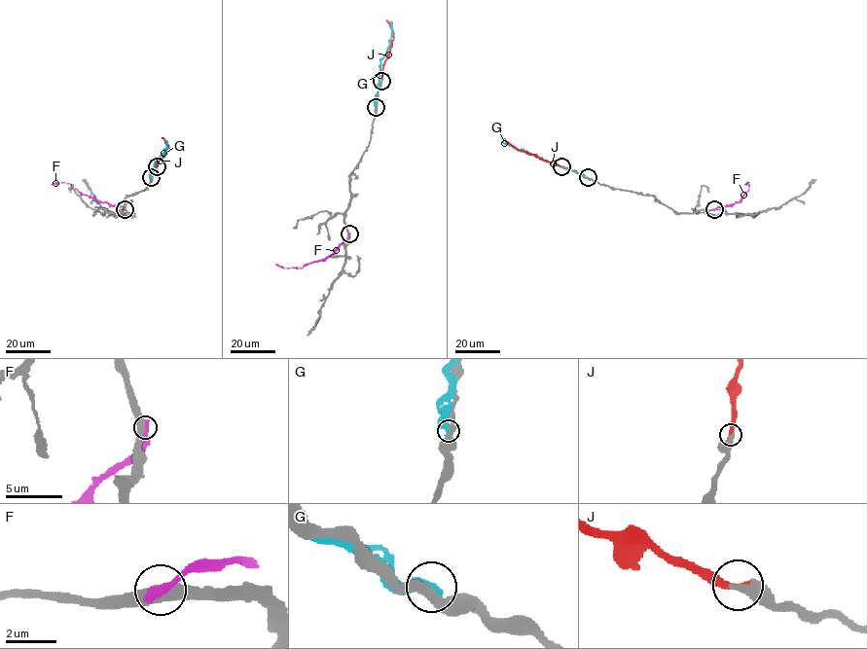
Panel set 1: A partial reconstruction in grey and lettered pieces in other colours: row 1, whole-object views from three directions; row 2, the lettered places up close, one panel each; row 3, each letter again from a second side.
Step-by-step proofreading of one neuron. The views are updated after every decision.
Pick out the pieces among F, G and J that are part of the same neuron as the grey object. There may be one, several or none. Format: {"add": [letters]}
{"add": ["J"]}

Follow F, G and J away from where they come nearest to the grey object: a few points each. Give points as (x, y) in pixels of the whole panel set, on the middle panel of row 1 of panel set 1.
F: (349, 234), (331, 254), (302, 268), (283, 268), (275, 264)
G: (376, 107), (380, 61), (391, 38), (391, 21)
J: (381, 81), (393, 38), (393, 31), (385, 20)

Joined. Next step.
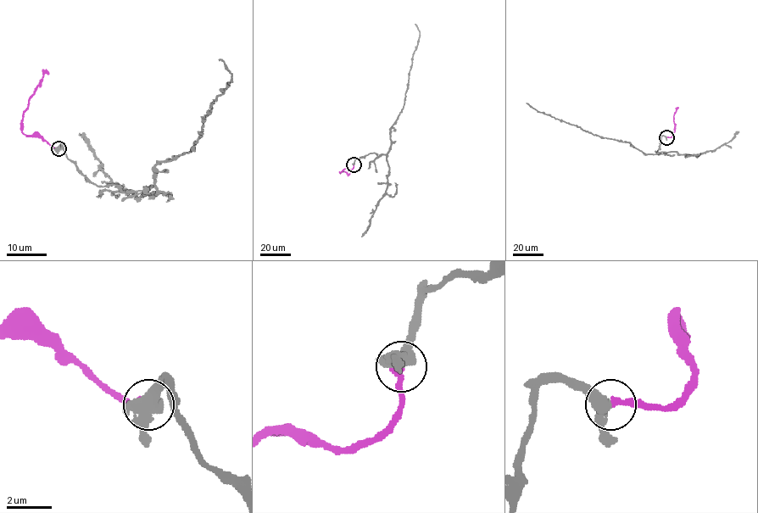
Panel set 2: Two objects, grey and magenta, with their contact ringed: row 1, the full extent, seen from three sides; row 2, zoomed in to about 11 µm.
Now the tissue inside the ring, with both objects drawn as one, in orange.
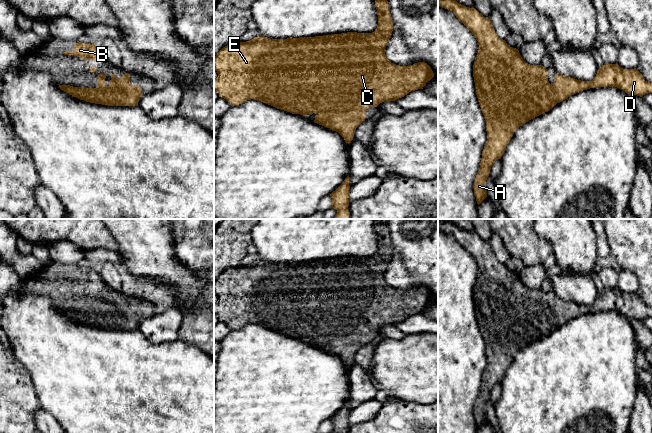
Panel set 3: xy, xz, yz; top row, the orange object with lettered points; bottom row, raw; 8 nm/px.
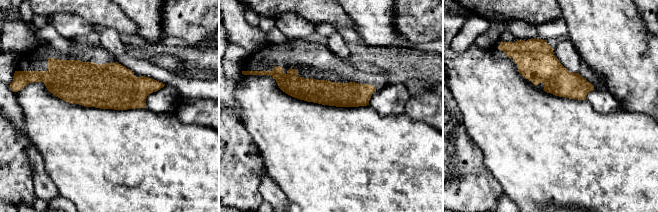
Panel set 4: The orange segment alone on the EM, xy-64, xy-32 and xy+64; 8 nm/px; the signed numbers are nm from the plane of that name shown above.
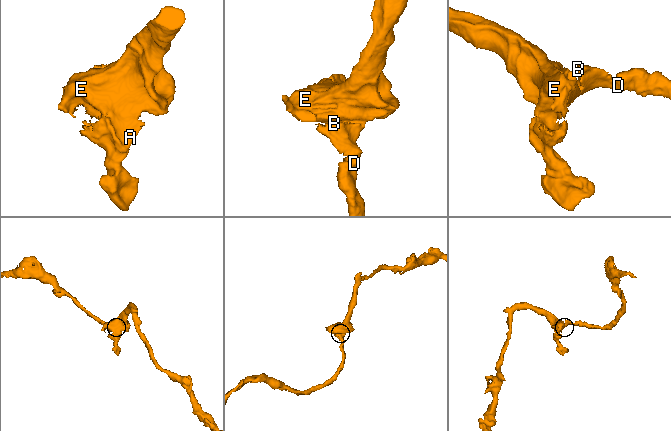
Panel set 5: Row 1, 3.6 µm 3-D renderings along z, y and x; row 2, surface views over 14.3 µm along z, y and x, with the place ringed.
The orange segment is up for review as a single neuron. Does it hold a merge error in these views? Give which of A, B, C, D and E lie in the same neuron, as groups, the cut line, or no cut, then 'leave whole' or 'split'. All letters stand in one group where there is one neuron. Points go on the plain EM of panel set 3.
groups A B C D E; cut none; leave whole

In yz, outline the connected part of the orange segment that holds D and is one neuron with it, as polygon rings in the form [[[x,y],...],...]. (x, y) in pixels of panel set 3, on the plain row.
[[[439,219],[439,230],[452,235],[458,244],[474,258],[479,269],[479,274],[473,289],[473,301],[478,326],[486,344],[487,365],[482,375],[480,392],[473,409],[474,419],[478,429],[487,421],[486,404],[489,400],[491,390],[496,384],[501,383],[507,368],[514,358],[514,355],[529,344],[548,336],[557,327],[562,326],[571,319],[590,312],[607,310],[617,311],[625,315],[627,318],[633,318],[640,321],[642,321],[645,317],[652,317],[652,307],[645,305],[642,298],[636,292],[623,293],[617,288],[608,287],[604,287],[604,289],[598,293],[597,298],[592,305],[581,305],[557,297],[554,302],[554,309],[552,310],[548,305],[547,293],[542,289],[530,289],[526,287],[521,281],[518,273],[510,271],[505,264],[500,263],[497,260],[488,241],[484,241],[475,232],[469,232],[459,228],[452,221],[443,221],[442,219]]]

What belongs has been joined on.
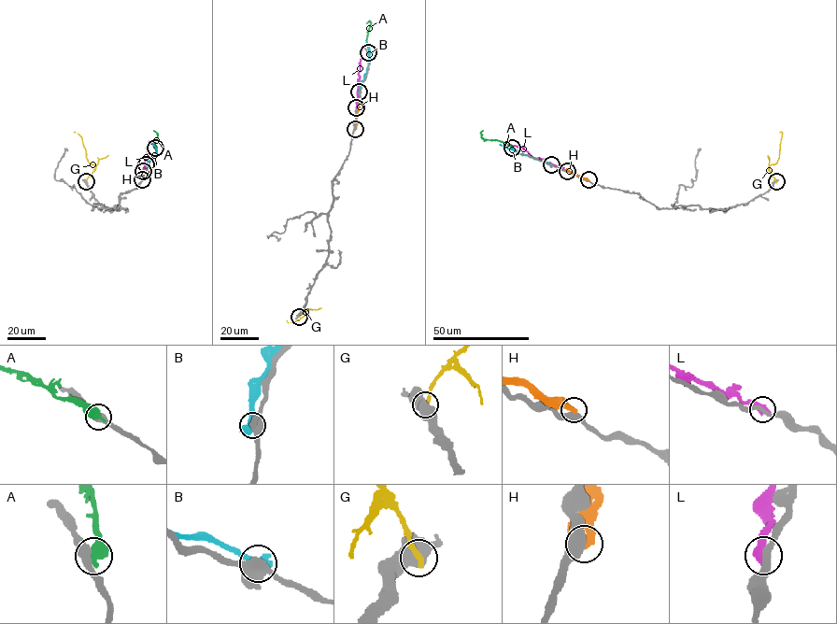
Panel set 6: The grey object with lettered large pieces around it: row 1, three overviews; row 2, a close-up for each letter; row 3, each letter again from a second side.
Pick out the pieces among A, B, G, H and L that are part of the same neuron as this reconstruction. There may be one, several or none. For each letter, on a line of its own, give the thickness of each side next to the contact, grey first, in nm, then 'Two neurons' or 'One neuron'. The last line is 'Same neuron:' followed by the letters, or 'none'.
A: Thickness 460 nm (grey) against 700 nm. Two neurons
B: Thickness 500 nm (grey) against 650 nm. Two neurons
G: Thickness 550 nm (grey) against 320 nm. Two neurons
H: Thickness 500 nm (grey) against 480 nm. Two neurons
L: Thickness 320 nm (grey) against 550 nm. Two neurons
Same neuron: none

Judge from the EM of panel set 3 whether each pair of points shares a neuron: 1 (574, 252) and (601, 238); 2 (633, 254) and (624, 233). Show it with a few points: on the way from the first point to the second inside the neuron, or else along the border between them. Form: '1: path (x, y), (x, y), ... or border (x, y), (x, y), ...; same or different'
1: border (593, 229), (596, 254), (598, 256); different
2: path (633, 249), (633, 242), (629, 238); same

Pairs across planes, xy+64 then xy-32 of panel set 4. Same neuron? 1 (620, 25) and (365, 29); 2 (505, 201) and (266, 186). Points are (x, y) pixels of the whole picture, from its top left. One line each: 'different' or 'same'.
1: same
2: same

